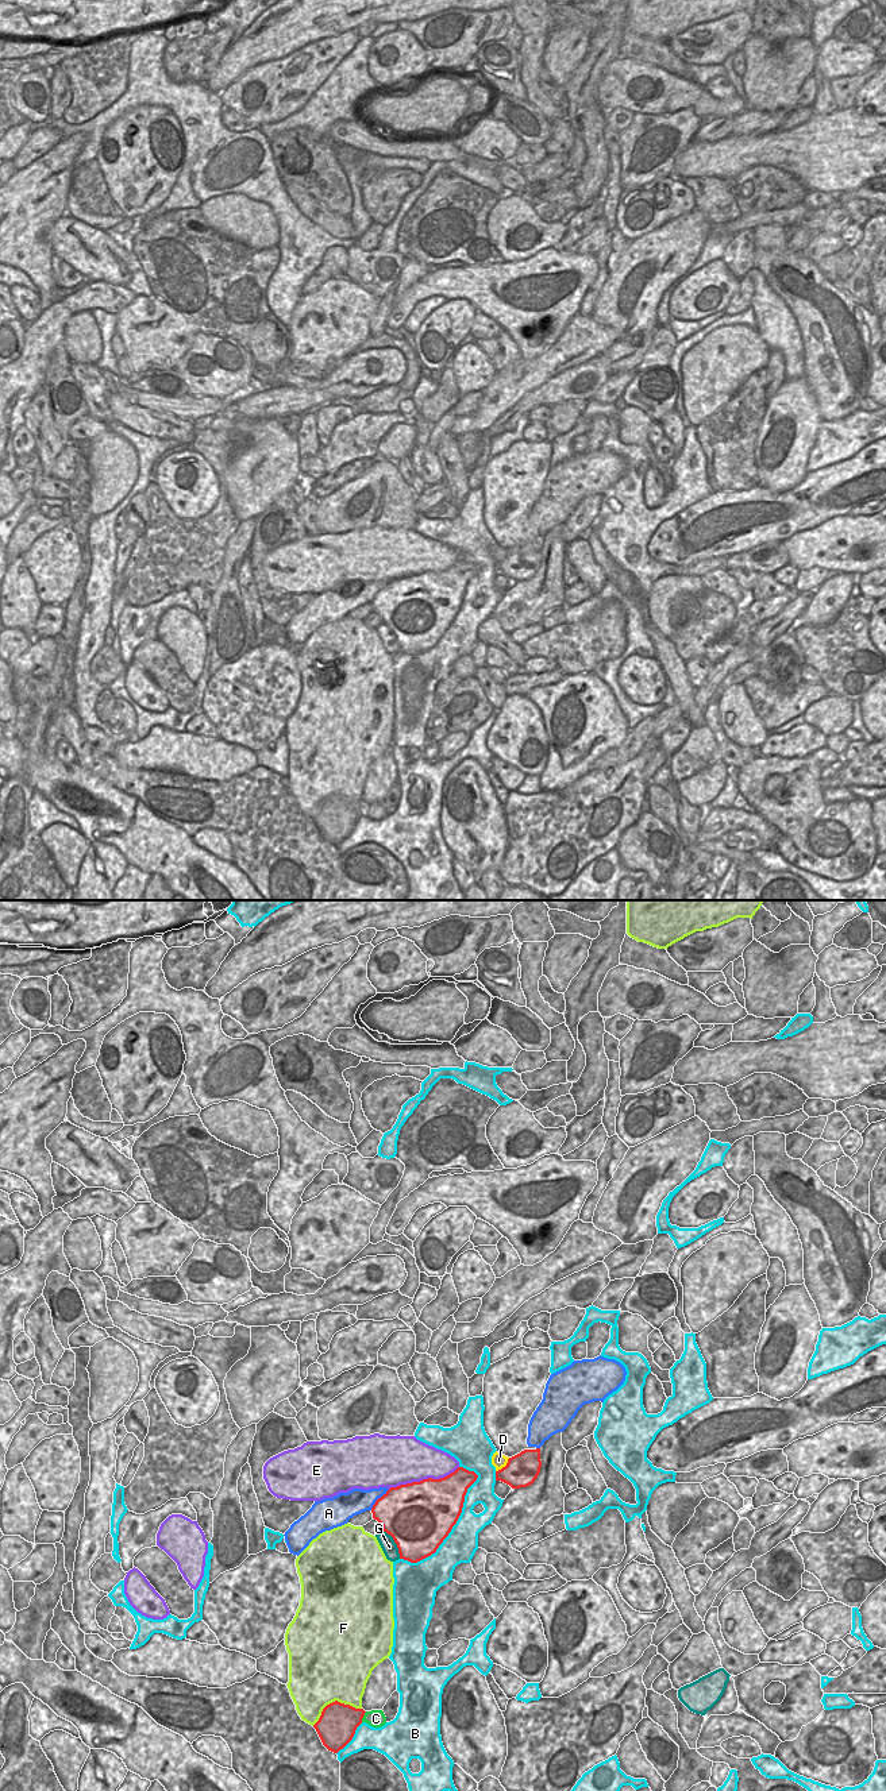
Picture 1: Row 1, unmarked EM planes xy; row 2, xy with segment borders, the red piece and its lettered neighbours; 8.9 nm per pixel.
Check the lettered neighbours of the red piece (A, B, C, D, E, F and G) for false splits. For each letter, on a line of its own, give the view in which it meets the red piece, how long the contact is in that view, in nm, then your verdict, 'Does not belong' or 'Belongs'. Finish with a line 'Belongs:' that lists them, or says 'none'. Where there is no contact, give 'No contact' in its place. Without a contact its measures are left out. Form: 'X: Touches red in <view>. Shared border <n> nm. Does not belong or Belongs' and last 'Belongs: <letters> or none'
A: Touches red in xy. Shared border 260 nm. Does not belong
B: Touches red in xy. Shared border 1050 nm. Does not belong
C: Touches red in xy. Shared border 110 nm. Does not belong
D: Touches red in xy. Shared border 180 nm. Does not belong
E: Touches red in xy. Shared border 650 nm. Does not belong
F: Touches red in xy. Shared border 480 nm. Does not belong
G: Touches red in xy. Shared border 300 nm. Does not belong
Belongs: none.

